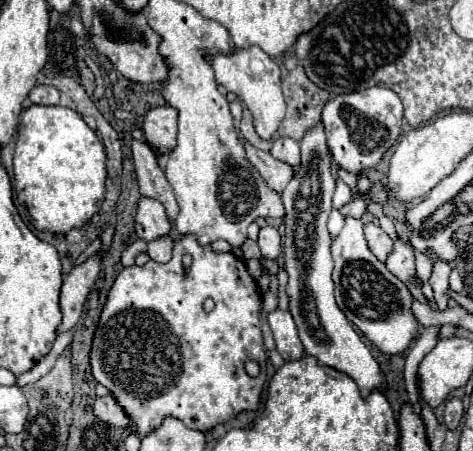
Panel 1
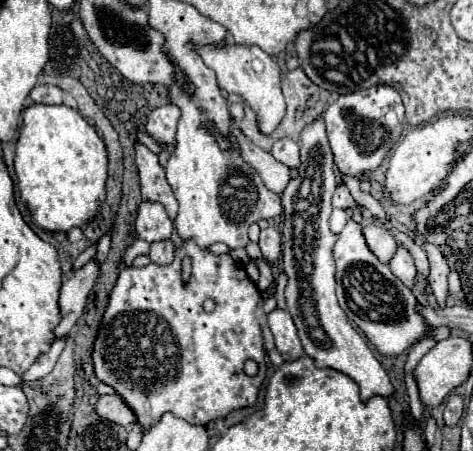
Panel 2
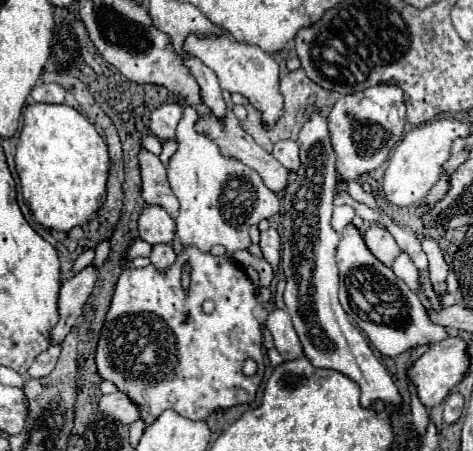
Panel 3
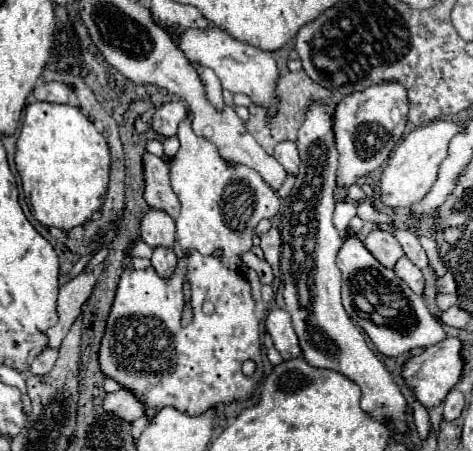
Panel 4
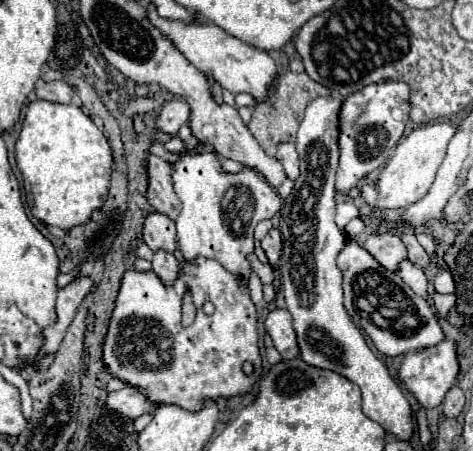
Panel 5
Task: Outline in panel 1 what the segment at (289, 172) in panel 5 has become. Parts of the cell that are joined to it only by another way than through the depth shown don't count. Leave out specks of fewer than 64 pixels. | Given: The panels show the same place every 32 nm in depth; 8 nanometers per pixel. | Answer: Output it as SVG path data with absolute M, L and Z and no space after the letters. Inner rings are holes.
M278 138L270 150L270 154L290 166L300 164L300 144L292 138Z

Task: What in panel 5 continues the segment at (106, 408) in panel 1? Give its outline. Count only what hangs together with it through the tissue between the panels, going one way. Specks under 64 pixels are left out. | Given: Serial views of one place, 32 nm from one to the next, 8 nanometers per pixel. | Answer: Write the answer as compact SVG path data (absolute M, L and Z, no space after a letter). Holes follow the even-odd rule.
M126 386L118 392L110 392L106 404L108 404L108 408L112 408L132 420L146 412L152 412L152 408L154 408L154 404L146 398L146 394L136 386Z

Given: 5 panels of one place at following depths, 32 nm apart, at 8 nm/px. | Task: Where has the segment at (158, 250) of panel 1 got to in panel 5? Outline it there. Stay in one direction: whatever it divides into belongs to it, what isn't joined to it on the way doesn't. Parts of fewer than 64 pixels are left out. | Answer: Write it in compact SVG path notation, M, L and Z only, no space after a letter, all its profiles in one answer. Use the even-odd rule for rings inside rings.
M156 252L154 254L154 260L152 260L152 270L156 272L156 276L166 284L166 286L172 286L178 278L178 270L180 270L180 264L176 260L174 254L168 254L168 252Z

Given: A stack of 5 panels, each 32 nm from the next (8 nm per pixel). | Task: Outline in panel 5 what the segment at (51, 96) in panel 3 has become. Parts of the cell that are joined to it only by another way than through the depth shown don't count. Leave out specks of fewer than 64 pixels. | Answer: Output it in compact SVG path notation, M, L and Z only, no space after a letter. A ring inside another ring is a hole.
M54 80L54 82L44 82L36 86L36 96L42 100L50 100L50 102L62 102L68 104L72 100L74 88L68 82L62 80Z

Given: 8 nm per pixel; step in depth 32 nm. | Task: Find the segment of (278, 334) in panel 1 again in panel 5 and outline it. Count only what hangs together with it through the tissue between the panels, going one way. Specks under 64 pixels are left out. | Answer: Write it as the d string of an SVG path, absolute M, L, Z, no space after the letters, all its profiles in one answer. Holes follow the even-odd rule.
M274 308L268 316L266 316L266 332L270 334L274 348L280 352L280 356L284 360L294 360L300 350L298 350L298 342L296 342L296 332L292 328L292 316L288 310L282 308Z

